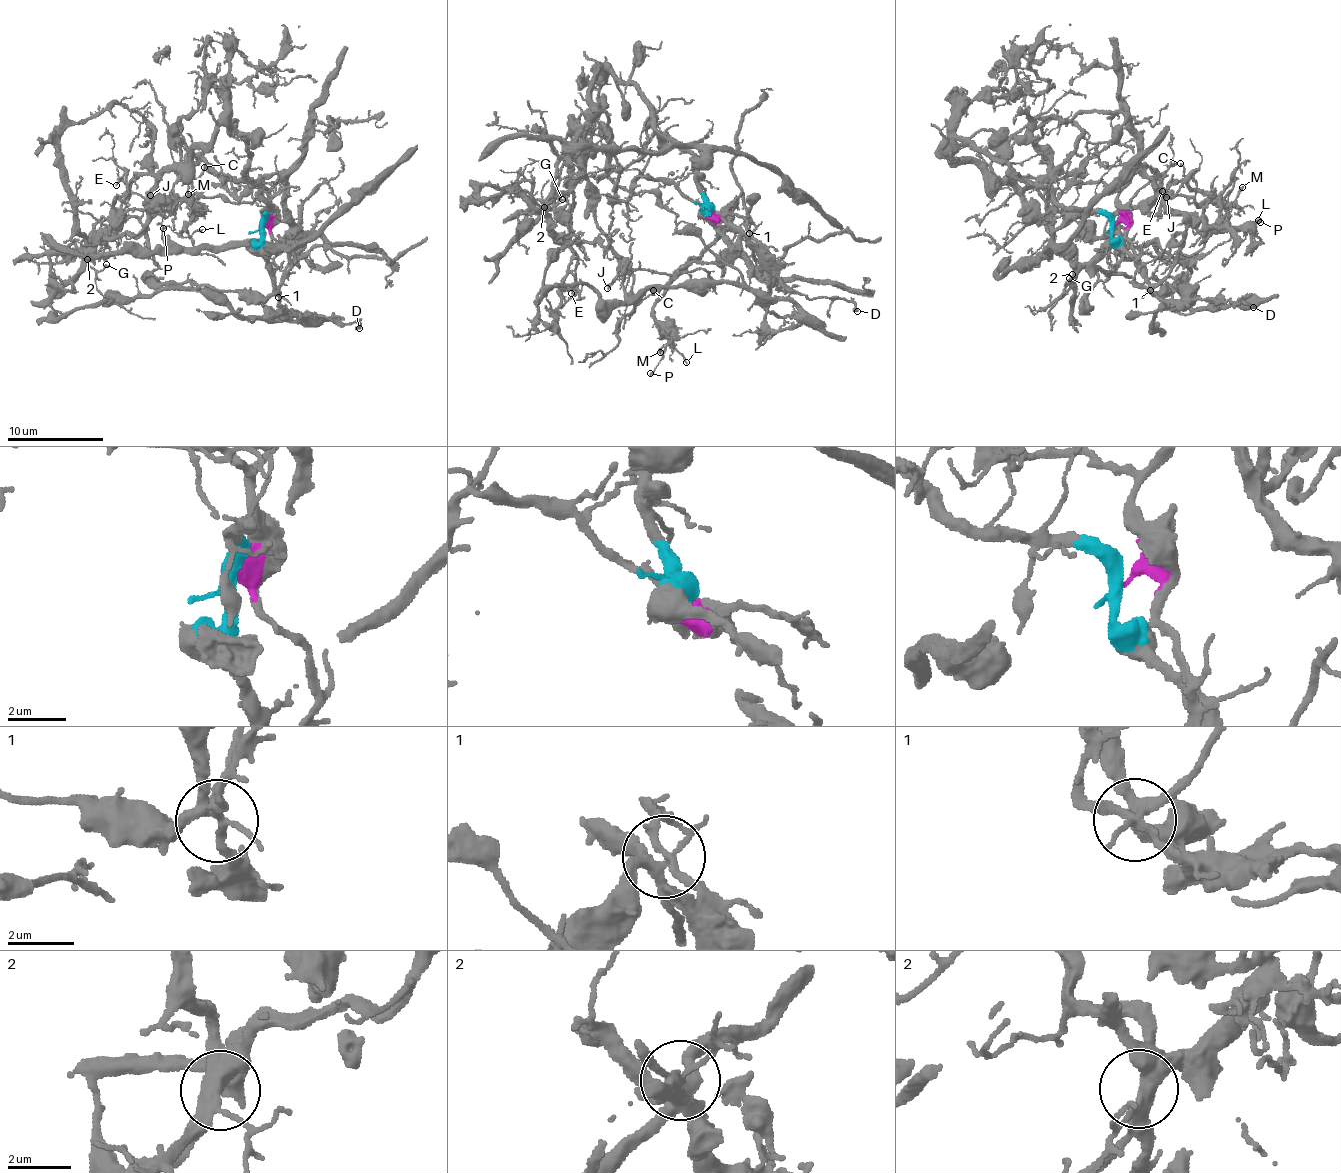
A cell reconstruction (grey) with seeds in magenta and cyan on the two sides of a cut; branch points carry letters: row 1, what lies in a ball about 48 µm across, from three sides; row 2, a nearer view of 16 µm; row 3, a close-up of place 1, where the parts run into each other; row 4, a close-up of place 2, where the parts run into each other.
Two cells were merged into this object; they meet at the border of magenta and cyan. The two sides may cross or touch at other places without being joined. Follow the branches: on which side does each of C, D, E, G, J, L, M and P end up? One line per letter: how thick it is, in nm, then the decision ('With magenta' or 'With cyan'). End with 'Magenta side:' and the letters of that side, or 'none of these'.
C: Thickness 130 nm. With cyan
D: Thickness 220 nm. With magenta
E: Thickness 80 nm. With cyan
G: Thickness 140 nm. With cyan
J: Thickness 130 nm. With cyan
L: Thickness 110 nm. With magenta
M: Thickness 190 nm. With magenta
P: Thickness 140 nm. With magenta
Magenta side: D, L, M, P

